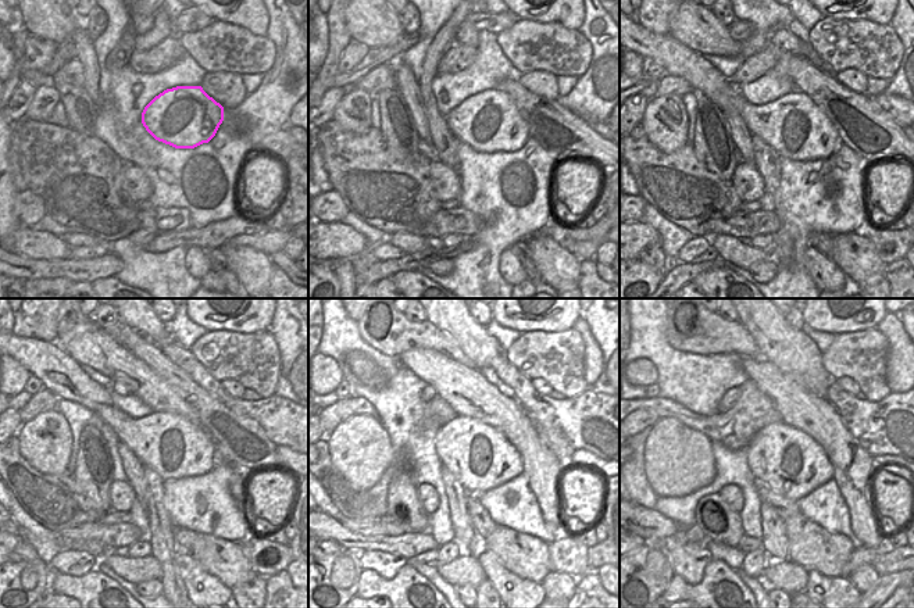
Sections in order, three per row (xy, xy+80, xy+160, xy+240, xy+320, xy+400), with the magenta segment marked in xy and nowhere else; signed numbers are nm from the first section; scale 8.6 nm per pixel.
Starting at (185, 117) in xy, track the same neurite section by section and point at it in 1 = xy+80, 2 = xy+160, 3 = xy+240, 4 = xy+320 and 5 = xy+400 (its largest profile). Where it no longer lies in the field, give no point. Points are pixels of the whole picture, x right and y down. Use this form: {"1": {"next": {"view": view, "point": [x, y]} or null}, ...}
{"1": {"next": {"view": "xy+80", "point": [489, 122]}}, "2": {"next": {"view": "xy+160", "point": [793, 125]}}, "3": {"next": {"view": "xy+240", "point": [167, 443]}}, "4": {"next": {"view": "xy+320", "point": [481, 458]}}, "5": {"next": {"view": "xy+400", "point": [786, 460]}}}

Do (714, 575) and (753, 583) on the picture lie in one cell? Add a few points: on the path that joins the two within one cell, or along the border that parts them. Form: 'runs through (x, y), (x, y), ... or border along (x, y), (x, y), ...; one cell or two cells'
border along (738, 571), (742, 582), (753, 593); two cells

